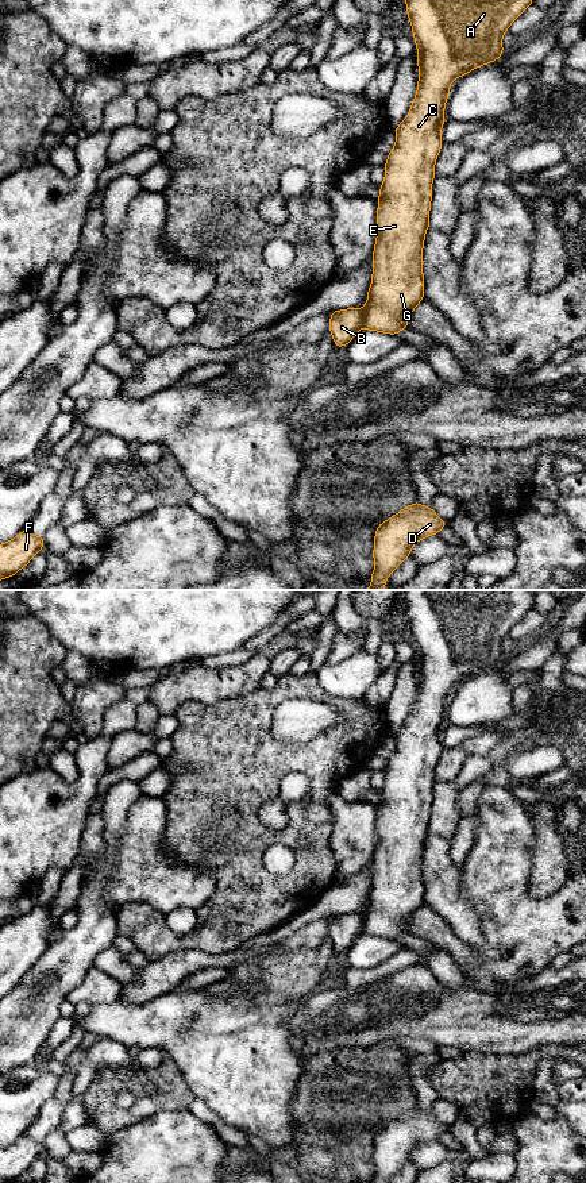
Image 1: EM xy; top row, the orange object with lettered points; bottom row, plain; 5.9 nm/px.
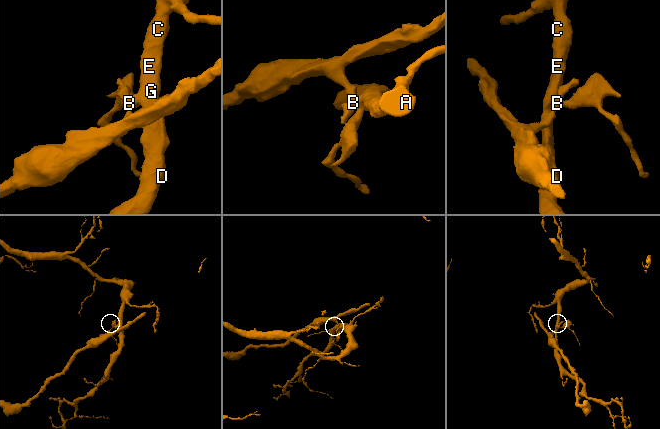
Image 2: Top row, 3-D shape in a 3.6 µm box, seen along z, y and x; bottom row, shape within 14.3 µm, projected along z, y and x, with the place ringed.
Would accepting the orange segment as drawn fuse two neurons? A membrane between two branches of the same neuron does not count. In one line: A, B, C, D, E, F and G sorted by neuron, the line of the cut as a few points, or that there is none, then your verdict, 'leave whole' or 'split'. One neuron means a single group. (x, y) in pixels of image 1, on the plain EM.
groups A C D E G / B F; cut xy (363, 913), (363, 929), (361, 932); split

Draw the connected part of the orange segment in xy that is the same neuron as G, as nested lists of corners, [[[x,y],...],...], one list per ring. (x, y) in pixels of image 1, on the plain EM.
[[[402,590],[401,600],[406,606],[413,644],[417,651],[417,674],[420,675],[417,697],[408,721],[394,735],[396,750],[388,759],[385,783],[377,804],[377,844],[373,856],[373,886],[365,909],[362,933],[397,940],[409,933],[408,925],[417,909],[424,905],[423,852],[429,833],[432,787],[435,767],[443,751],[442,732],[446,728],[444,712],[450,690],[456,682],[497,666],[504,659],[502,641],[510,629],[532,610],[532,590]]]

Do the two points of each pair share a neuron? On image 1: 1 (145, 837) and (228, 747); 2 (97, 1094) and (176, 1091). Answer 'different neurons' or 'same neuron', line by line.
1: different neurons
2: same neuron

